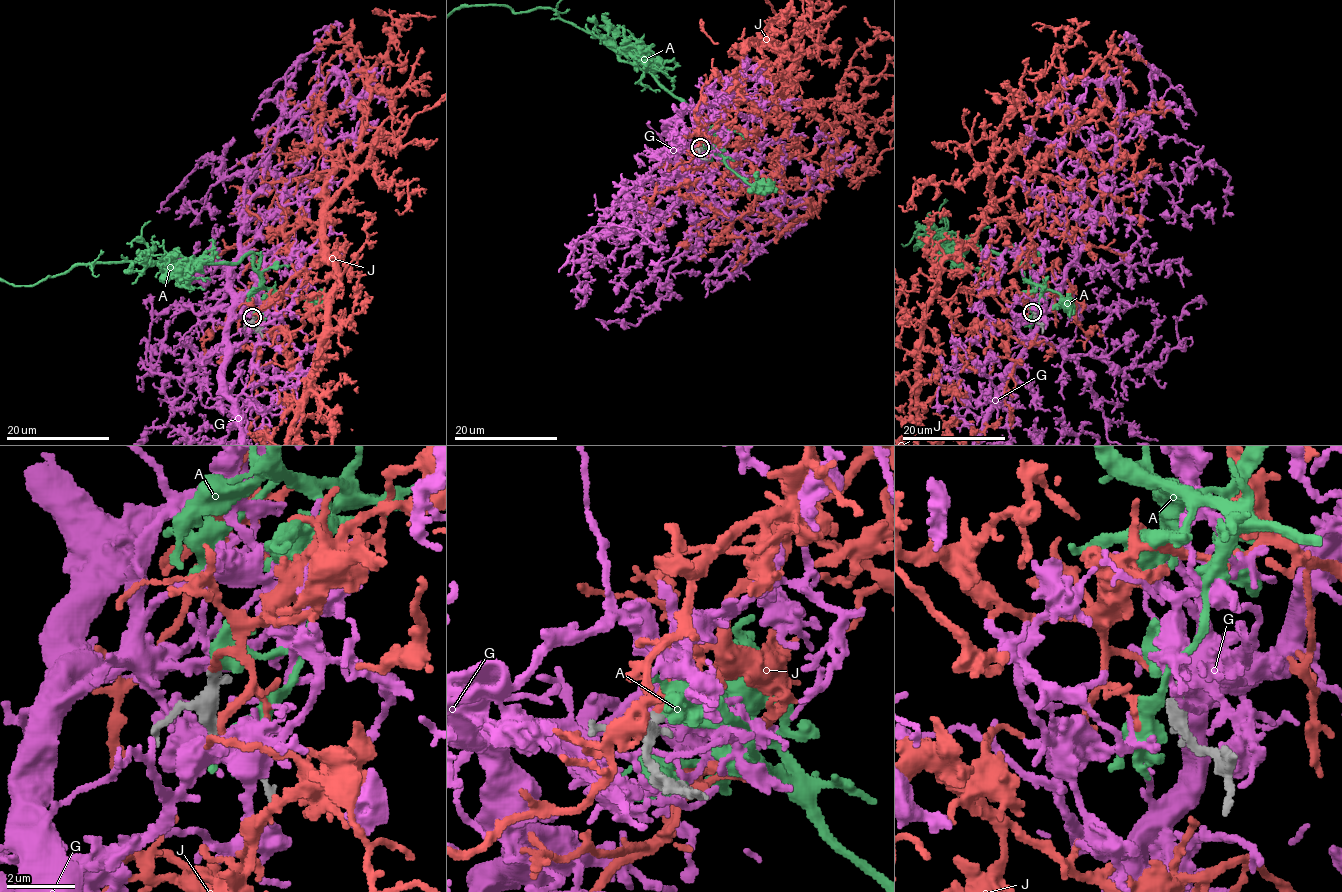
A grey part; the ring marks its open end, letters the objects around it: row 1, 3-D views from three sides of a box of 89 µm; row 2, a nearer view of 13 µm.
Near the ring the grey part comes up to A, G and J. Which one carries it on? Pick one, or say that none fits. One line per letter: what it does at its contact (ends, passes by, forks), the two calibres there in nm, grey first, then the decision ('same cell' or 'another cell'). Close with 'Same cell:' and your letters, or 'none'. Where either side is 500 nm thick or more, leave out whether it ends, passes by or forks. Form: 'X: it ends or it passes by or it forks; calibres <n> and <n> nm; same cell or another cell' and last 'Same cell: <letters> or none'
A: it passes by; calibres 320 and 440 nm; another cell
G: it forks; calibres 340 and 120 nm; another cell
J: it ends; calibres 320 and 190 nm; same cell
Same cell: J

